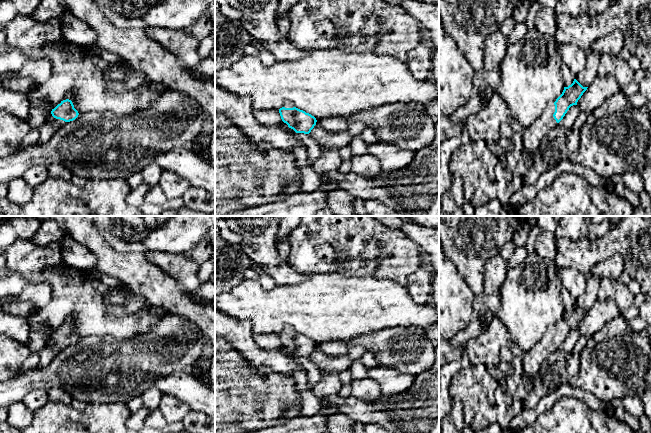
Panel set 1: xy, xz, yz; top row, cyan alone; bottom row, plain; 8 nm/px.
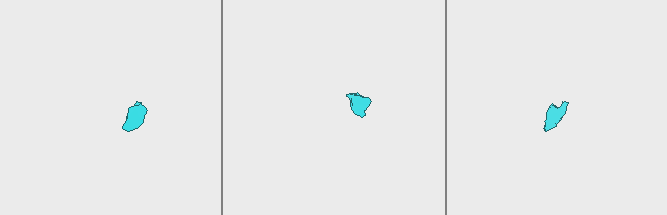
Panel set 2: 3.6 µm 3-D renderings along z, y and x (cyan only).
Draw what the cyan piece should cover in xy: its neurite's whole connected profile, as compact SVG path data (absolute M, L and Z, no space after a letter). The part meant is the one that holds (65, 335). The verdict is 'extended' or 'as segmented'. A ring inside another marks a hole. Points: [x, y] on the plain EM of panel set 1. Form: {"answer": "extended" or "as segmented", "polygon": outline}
{"answer": "extended", "polygon": "M71 324L61 325L47 340L46 345L50 347L55 355L58 355L67 346L73 345L78 341L79 337L74 332Z"}

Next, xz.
{"answer": "extended", "polygon": "M290 325L284 327L279 337L282 345L296 357L309 358L317 346L314 340L296 332Z"}

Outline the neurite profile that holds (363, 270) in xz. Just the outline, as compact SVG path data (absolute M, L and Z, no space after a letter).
M301 216L301 224L290 235L290 266L306 275L339 272L345 276L369 275L406 286L407 277L421 266L422 251L402 230L377 221L374 216Z

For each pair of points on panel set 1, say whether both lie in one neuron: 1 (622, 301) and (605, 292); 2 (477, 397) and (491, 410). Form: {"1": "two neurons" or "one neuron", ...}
{"1": "one neuron", "2": "one neuron"}

